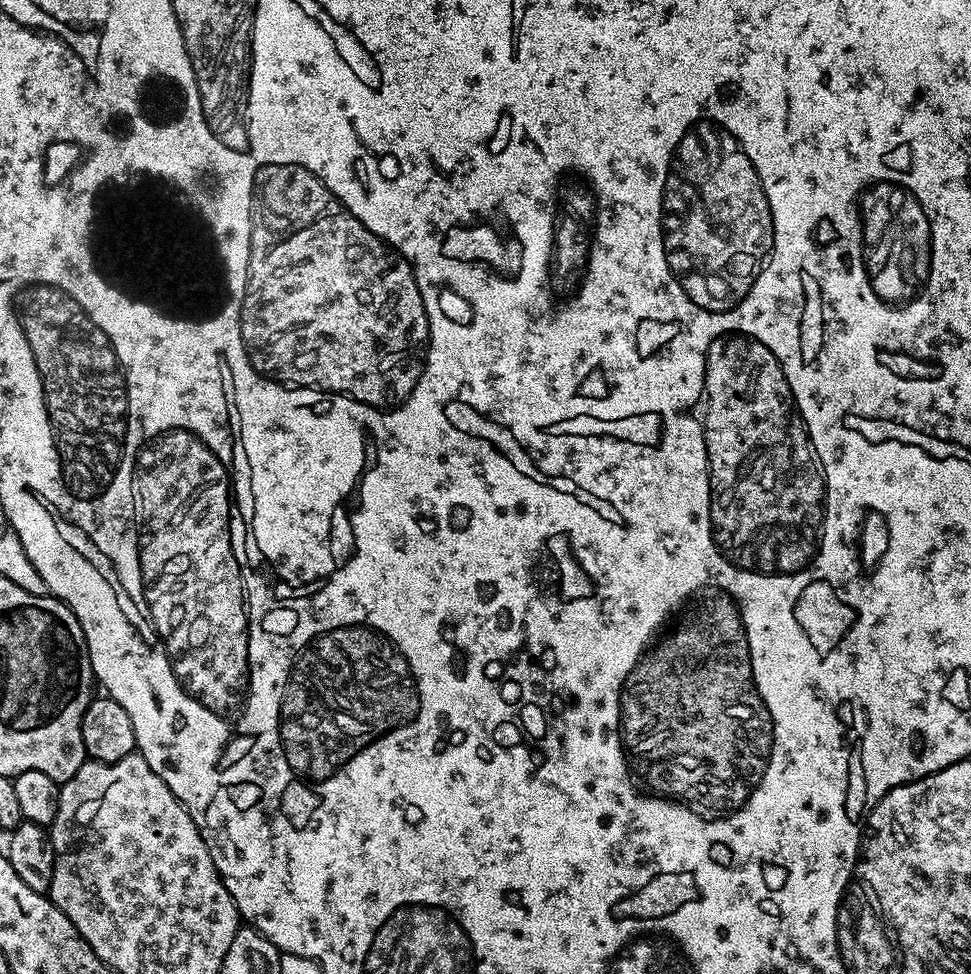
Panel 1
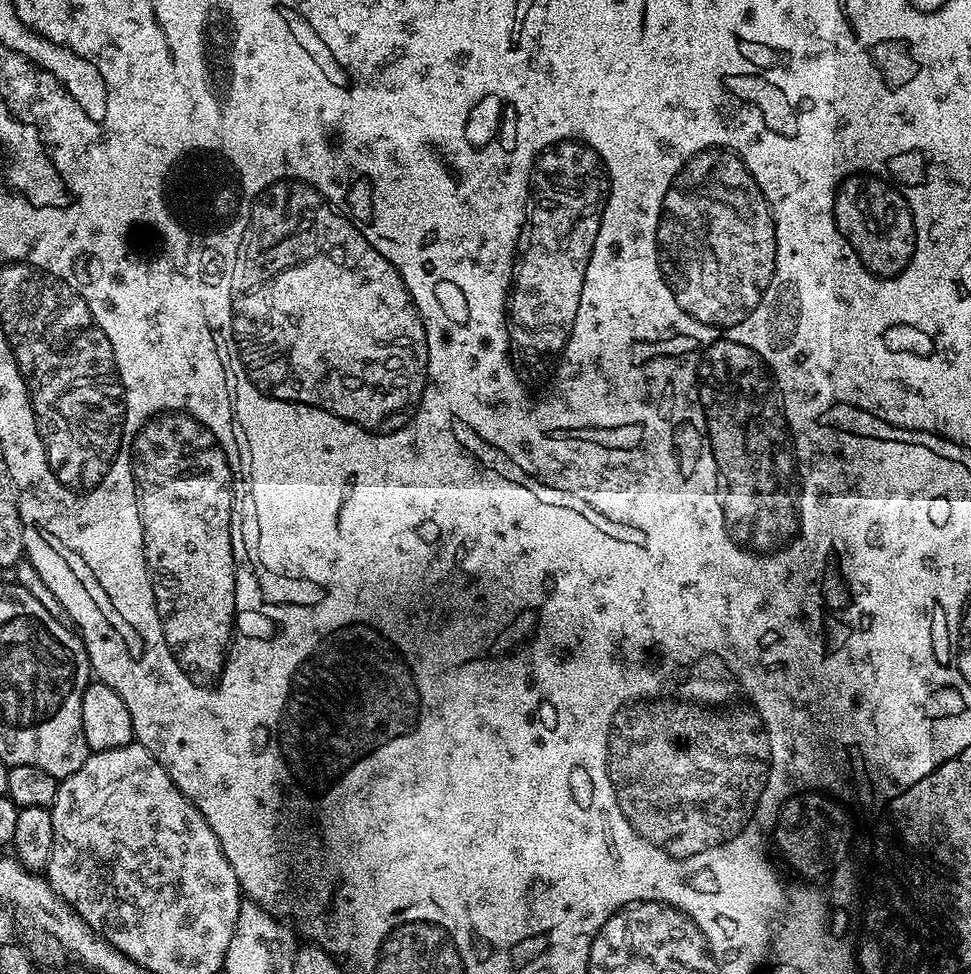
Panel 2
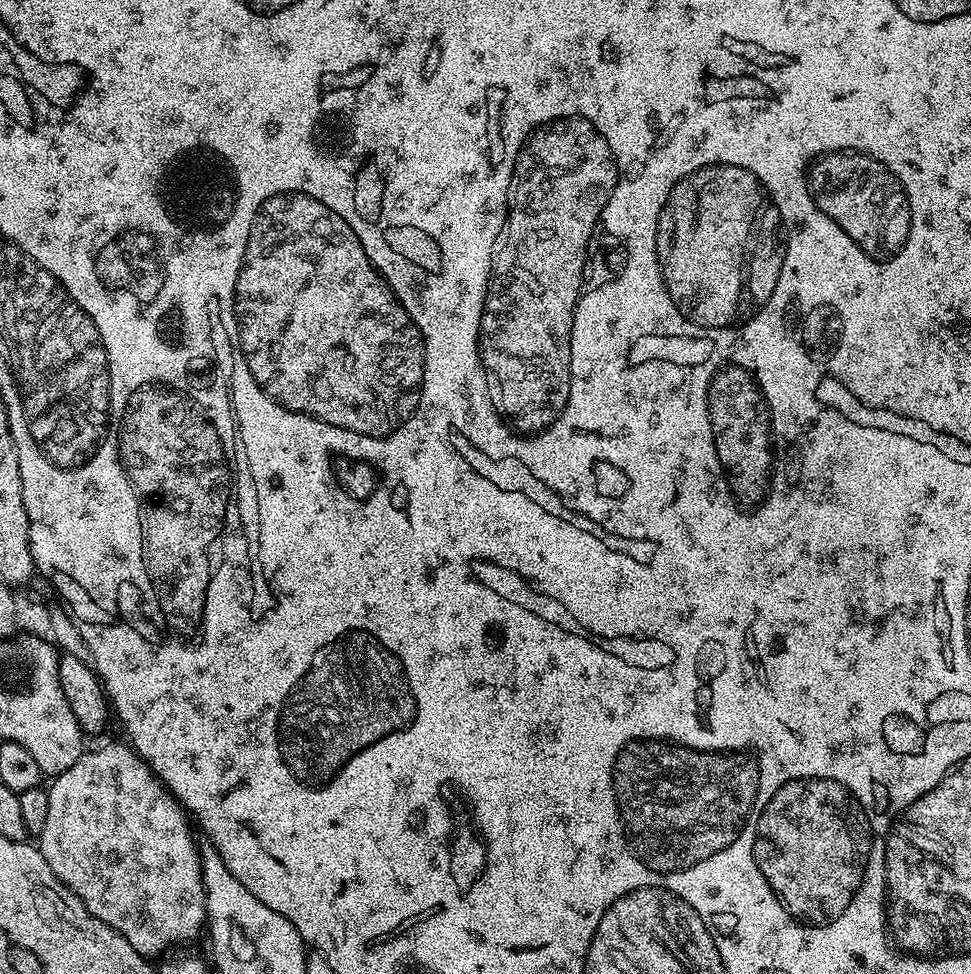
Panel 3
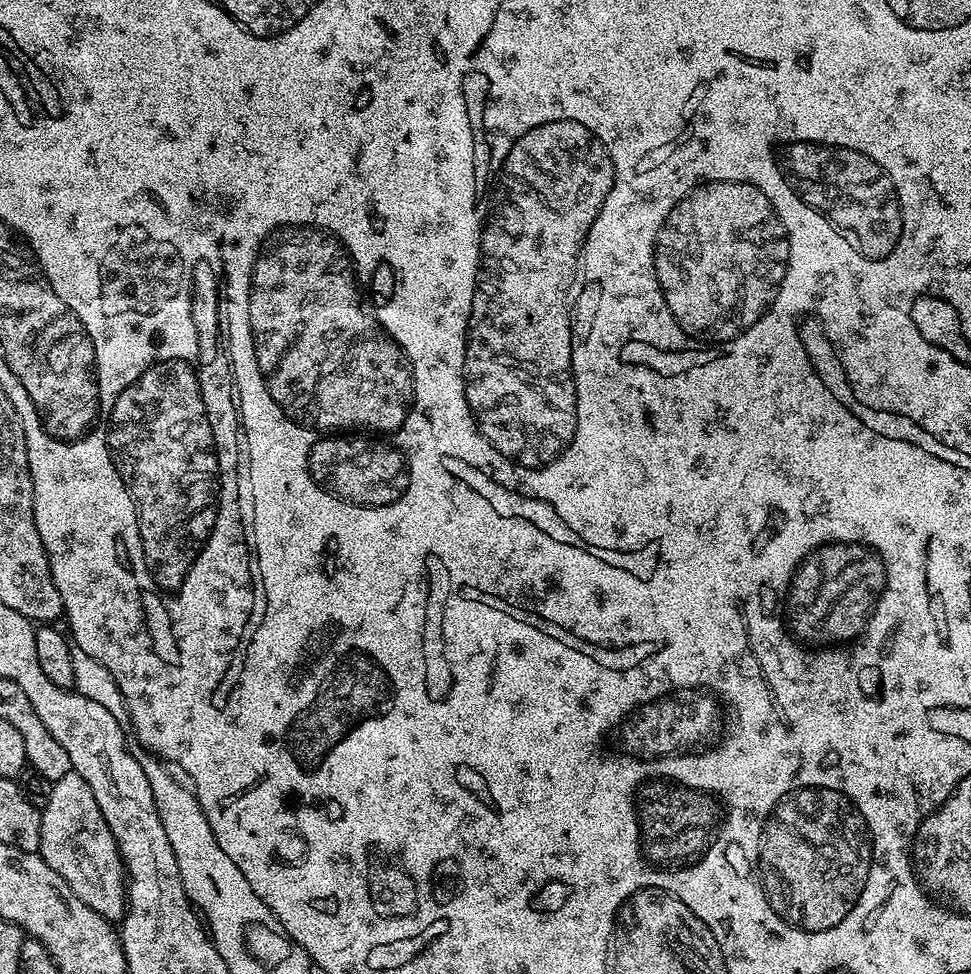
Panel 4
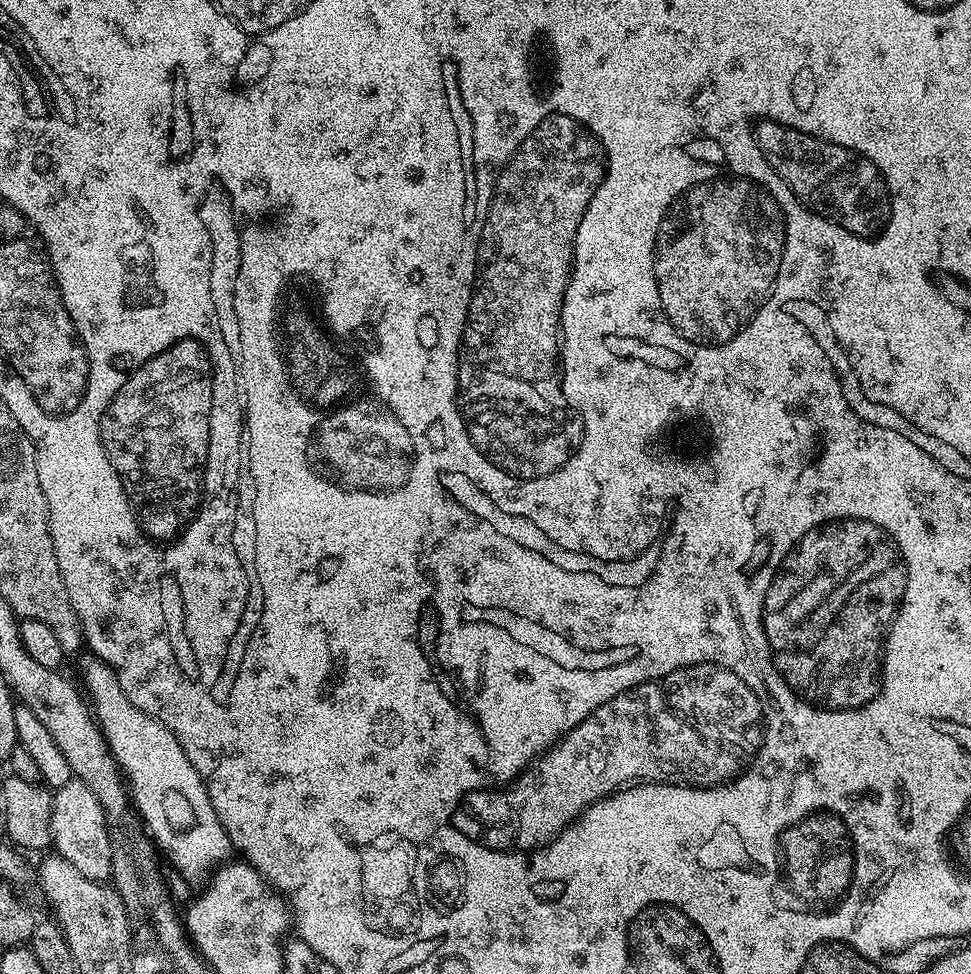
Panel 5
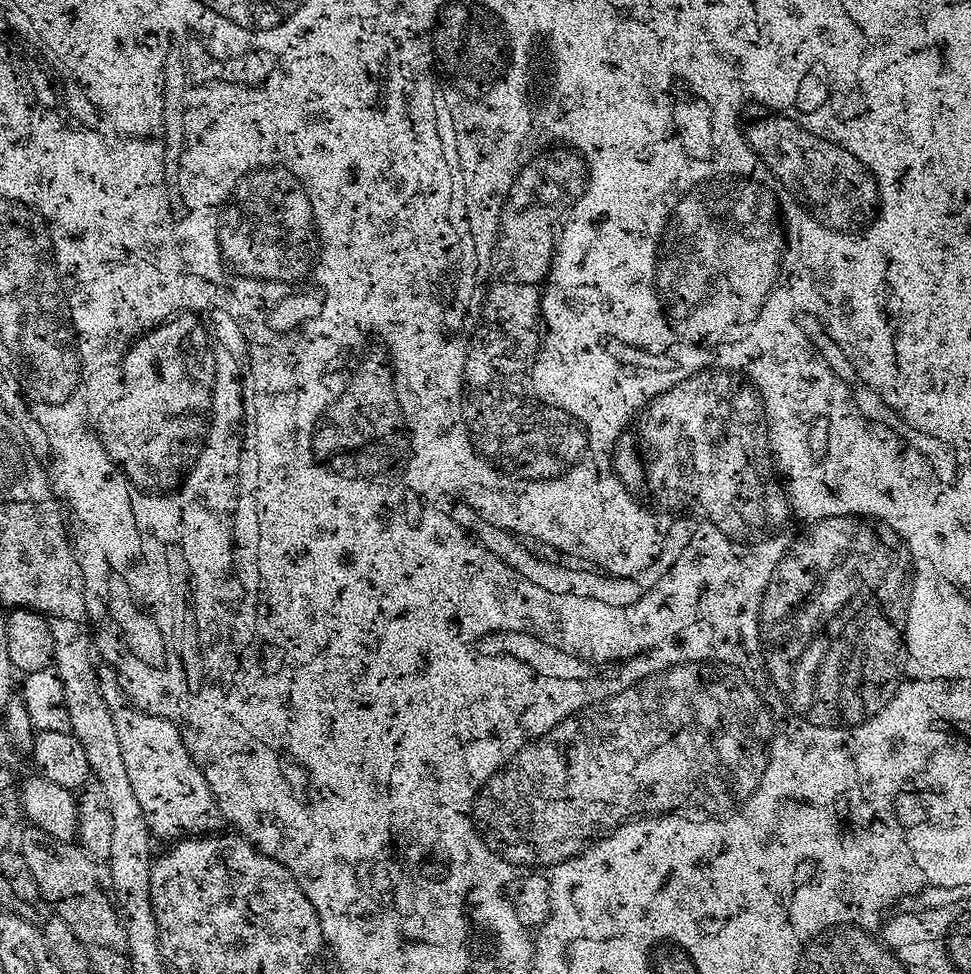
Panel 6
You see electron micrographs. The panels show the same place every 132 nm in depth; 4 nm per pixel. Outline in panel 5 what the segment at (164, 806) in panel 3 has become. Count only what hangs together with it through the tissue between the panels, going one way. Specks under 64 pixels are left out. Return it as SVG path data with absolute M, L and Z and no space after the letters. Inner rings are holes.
M73 778L66 782L66 786L55 789L52 798L52 843L55 855L66 858L66 862L71 862L81 874L86 874L86 878L91 880L107 881L112 874L112 850L114 840L108 837L108 827L110 821L98 798L94 798L94 790L86 786L81 780Z

